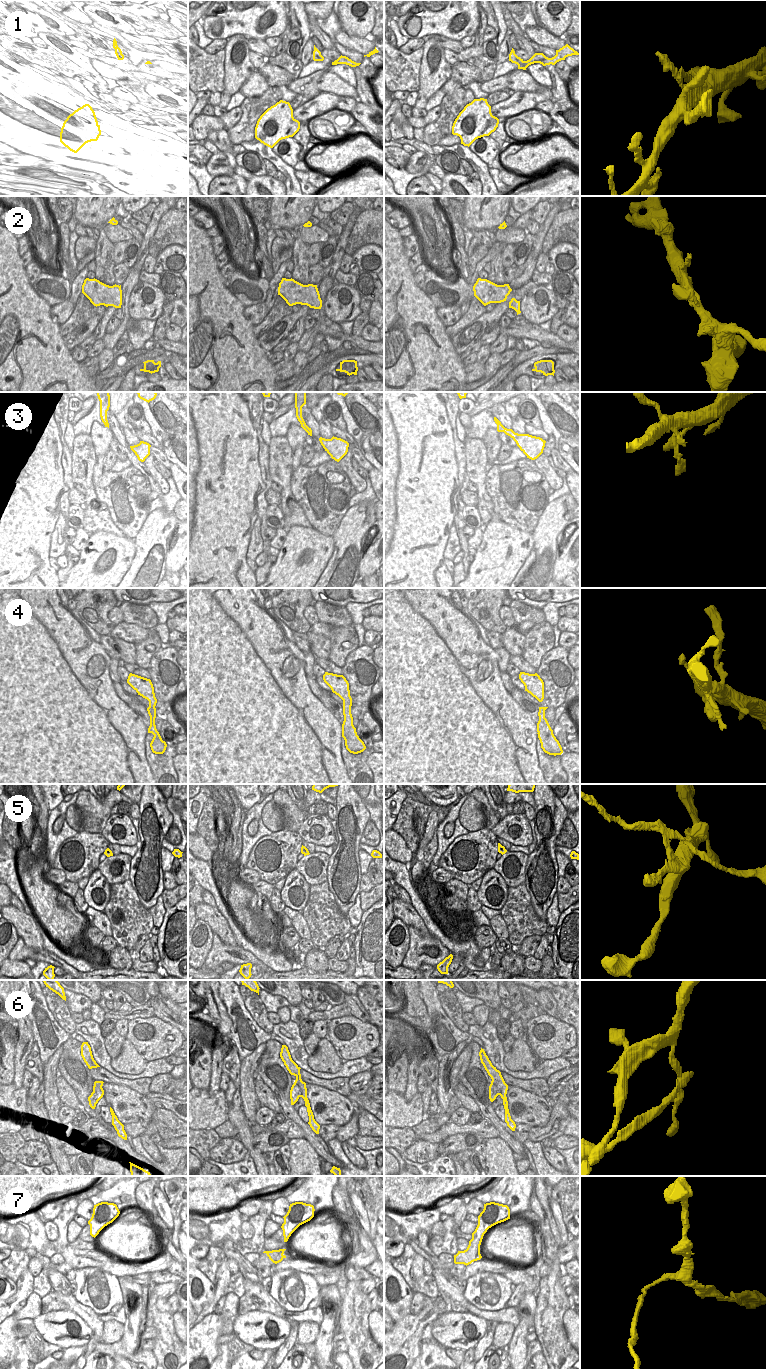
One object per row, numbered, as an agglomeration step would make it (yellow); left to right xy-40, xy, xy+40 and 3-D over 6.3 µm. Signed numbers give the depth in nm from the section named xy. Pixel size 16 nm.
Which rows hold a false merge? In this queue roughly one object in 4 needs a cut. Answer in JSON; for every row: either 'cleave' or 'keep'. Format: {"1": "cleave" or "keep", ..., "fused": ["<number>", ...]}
{"1": "keep", "2": "keep", "3": "keep", "4": "keep", "5": "cleave", "6": "cleave", "7": "keep", "fused": ["5", "6"]}

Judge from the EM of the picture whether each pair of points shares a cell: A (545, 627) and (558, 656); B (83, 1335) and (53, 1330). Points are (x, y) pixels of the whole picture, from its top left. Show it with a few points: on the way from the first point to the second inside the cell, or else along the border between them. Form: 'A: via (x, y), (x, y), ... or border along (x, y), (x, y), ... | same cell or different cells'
A: border along (553, 647), (542, 657), (539, 666) | different cells
B: via (76, 1338), (68, 1337), (61, 1330) | same cell

